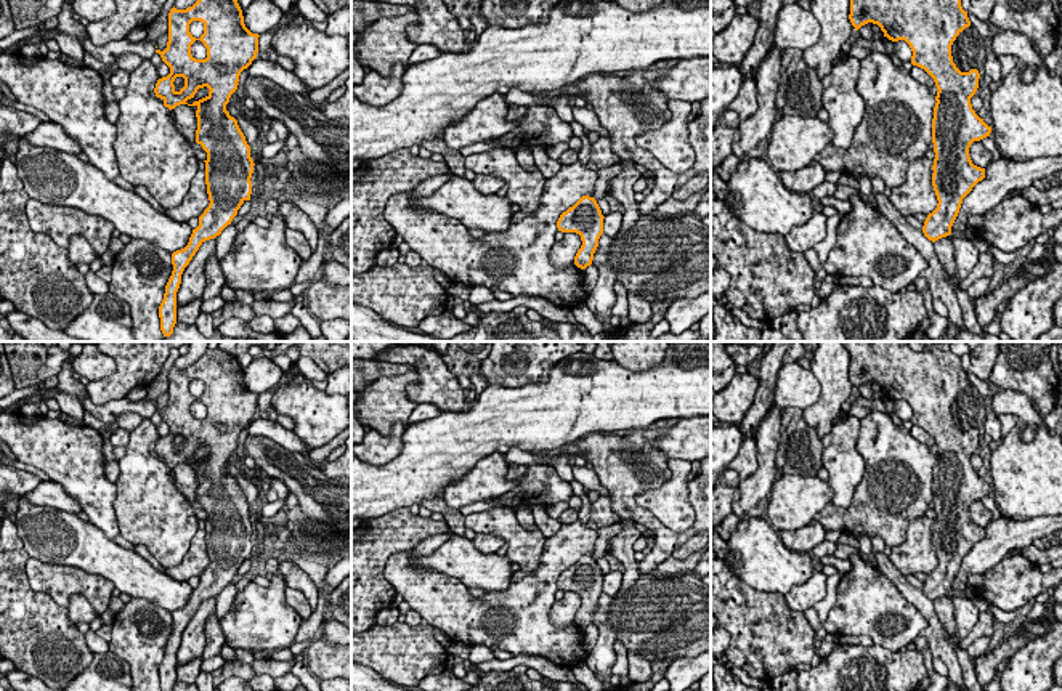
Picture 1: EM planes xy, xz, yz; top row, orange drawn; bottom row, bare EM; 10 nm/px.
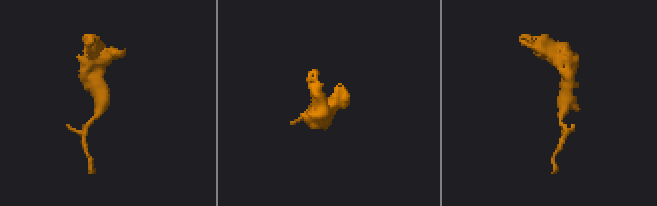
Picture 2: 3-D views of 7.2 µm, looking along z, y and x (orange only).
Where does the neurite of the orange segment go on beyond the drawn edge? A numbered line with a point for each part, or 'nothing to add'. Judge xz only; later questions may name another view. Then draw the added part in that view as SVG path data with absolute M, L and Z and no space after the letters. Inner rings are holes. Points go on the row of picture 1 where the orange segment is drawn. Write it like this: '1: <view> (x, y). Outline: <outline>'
nothing to add

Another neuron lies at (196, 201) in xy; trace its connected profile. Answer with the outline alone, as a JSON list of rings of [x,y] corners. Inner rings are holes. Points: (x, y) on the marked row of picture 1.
[[[199,160],[197,172],[191,180],[191,186],[183,202],[173,208],[164,208],[162,212],[175,221],[188,221],[189,218],[199,218],[209,207],[209,194],[205,184],[205,162]]]

